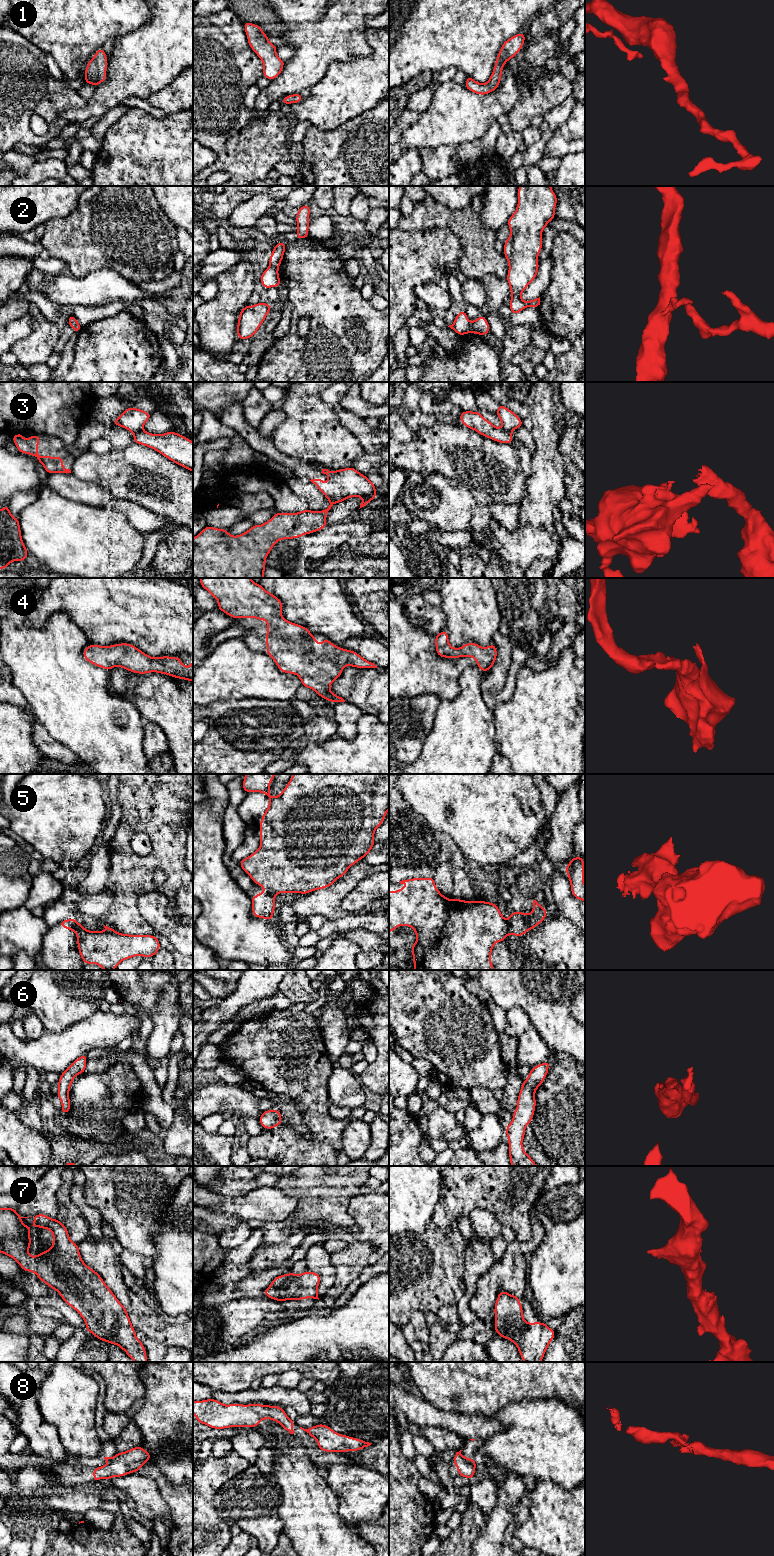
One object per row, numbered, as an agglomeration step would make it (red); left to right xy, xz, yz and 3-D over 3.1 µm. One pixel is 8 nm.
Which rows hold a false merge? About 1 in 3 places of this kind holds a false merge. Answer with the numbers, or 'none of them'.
2, 3, 5, 8

